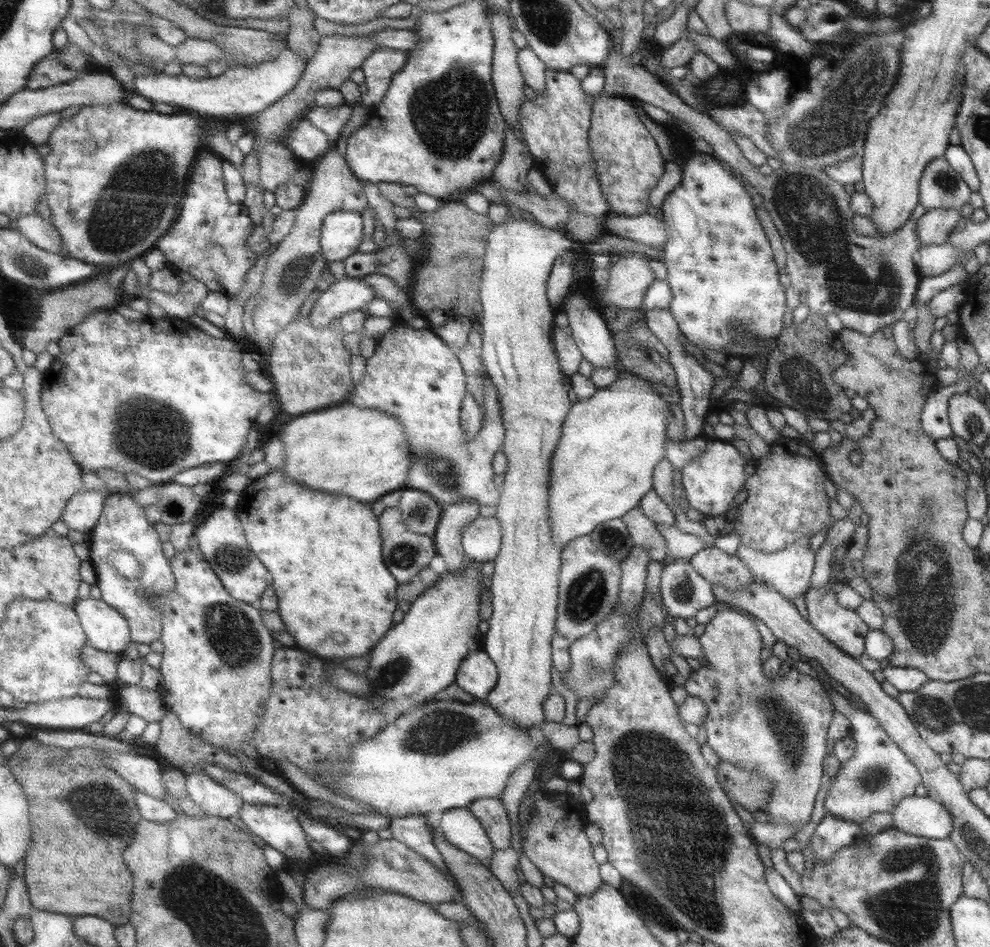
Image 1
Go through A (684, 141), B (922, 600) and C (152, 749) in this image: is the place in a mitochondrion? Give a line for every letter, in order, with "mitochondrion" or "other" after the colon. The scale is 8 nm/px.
A: other
B: mitochondrion
C: other

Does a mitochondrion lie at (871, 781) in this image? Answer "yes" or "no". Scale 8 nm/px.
yes

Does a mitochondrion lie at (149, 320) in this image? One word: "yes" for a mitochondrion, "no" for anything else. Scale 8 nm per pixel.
no

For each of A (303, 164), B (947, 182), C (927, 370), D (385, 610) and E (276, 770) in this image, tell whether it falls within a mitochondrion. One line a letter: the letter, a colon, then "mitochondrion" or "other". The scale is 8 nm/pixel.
A: other
B: mitochondrion
C: other
D: other
E: other

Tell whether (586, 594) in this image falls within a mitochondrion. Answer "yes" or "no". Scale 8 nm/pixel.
yes

